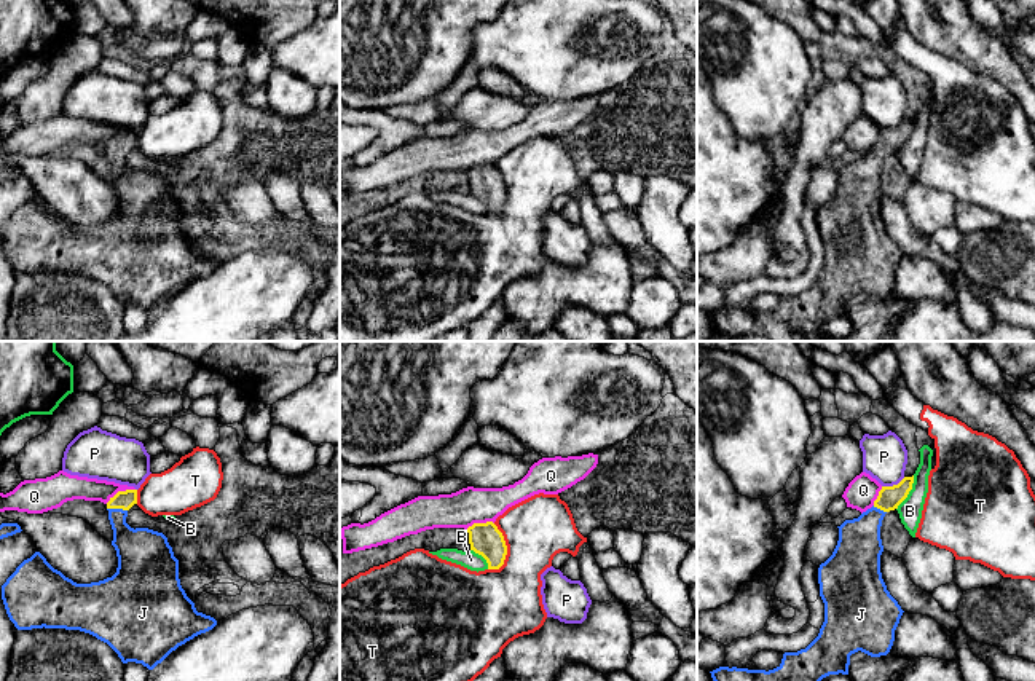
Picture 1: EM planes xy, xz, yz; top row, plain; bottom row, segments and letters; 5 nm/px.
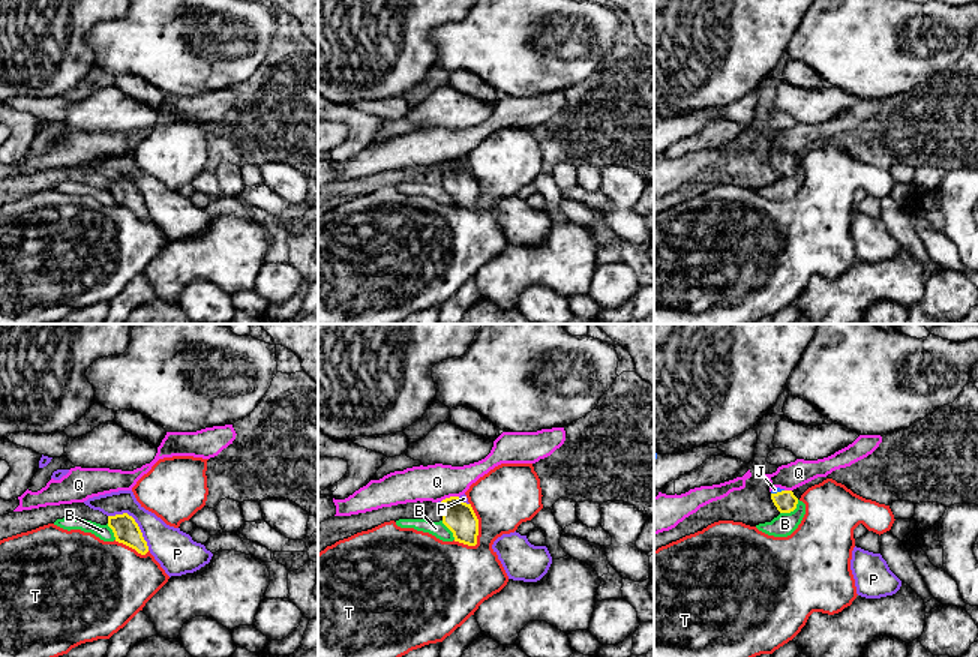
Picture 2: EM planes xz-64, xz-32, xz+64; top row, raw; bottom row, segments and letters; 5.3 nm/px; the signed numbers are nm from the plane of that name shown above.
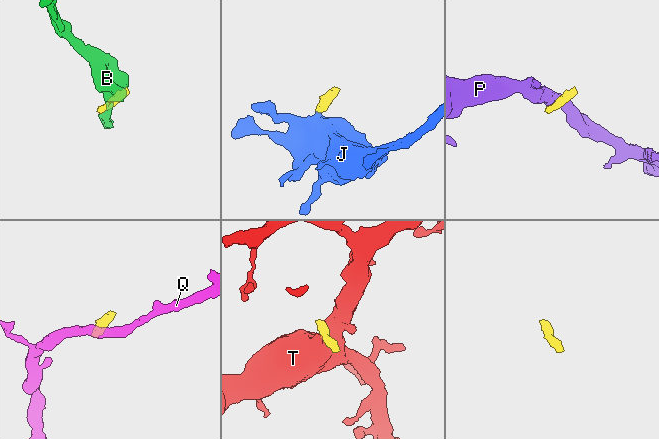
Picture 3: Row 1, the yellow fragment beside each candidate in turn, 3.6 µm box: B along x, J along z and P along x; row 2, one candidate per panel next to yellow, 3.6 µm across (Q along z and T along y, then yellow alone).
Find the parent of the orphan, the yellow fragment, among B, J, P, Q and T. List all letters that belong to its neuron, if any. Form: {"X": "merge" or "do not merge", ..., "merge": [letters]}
{"B": "do not merge", "J": "merge", "P": "do not merge", "Q": "do not merge", "T": "do not merge", "merge": ["J"]}

